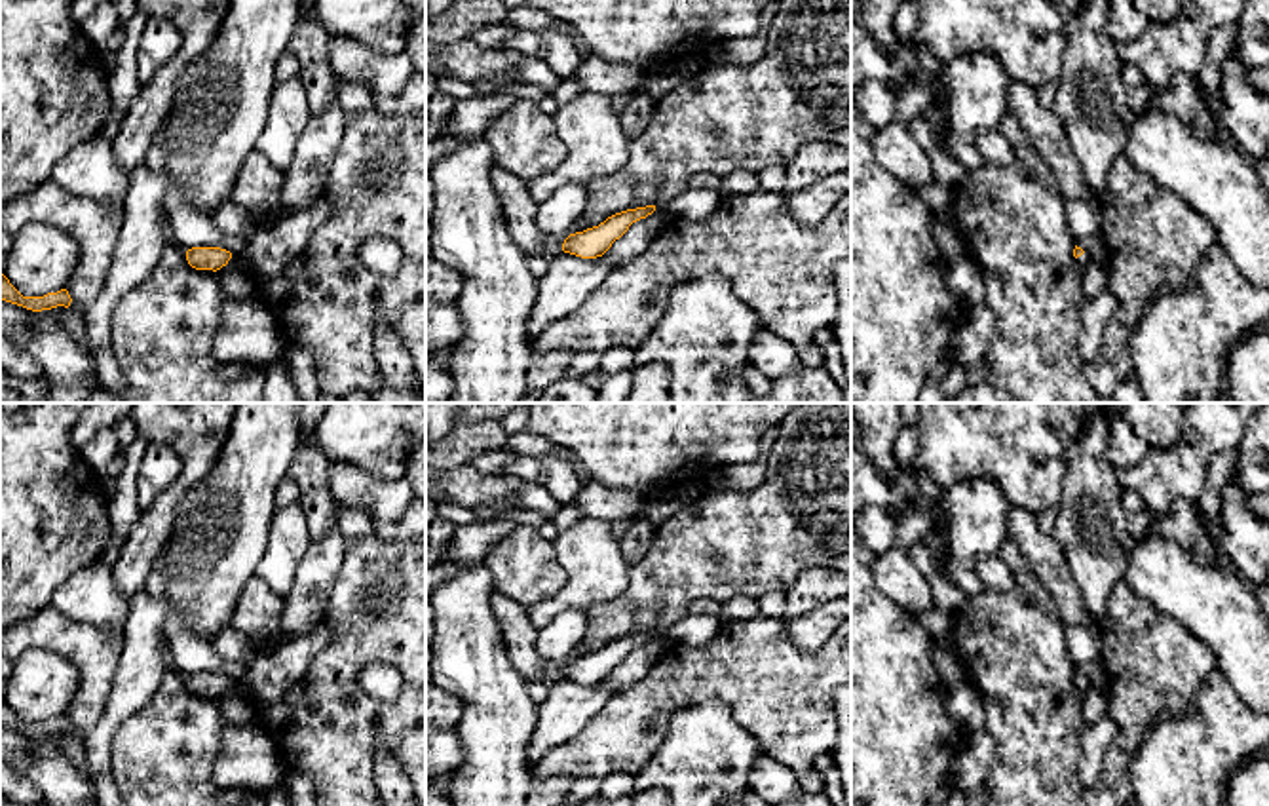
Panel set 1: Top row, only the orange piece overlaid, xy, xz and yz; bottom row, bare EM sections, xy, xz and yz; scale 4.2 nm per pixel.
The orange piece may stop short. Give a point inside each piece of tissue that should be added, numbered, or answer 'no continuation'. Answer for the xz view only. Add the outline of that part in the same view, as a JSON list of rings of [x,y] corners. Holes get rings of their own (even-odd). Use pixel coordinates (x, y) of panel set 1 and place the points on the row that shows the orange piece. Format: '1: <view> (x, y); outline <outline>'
1: xz (696, 204); outline [[[688,188],[669,203],[655,205],[653,213],[665,215],[669,219],[703,221],[718,209],[722,200],[724,196],[716,190]]]

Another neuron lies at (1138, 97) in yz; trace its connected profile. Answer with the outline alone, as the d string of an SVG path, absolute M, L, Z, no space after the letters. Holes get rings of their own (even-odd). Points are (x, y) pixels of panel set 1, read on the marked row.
M1147 84L1127 87L1127 101L1136 114L1142 114L1151 105L1153 91Z

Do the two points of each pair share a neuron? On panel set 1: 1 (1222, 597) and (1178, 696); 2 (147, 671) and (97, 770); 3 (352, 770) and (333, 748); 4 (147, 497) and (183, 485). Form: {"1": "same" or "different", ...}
{"1": "different", "2": "same", "3": "same", "4": "different"}

